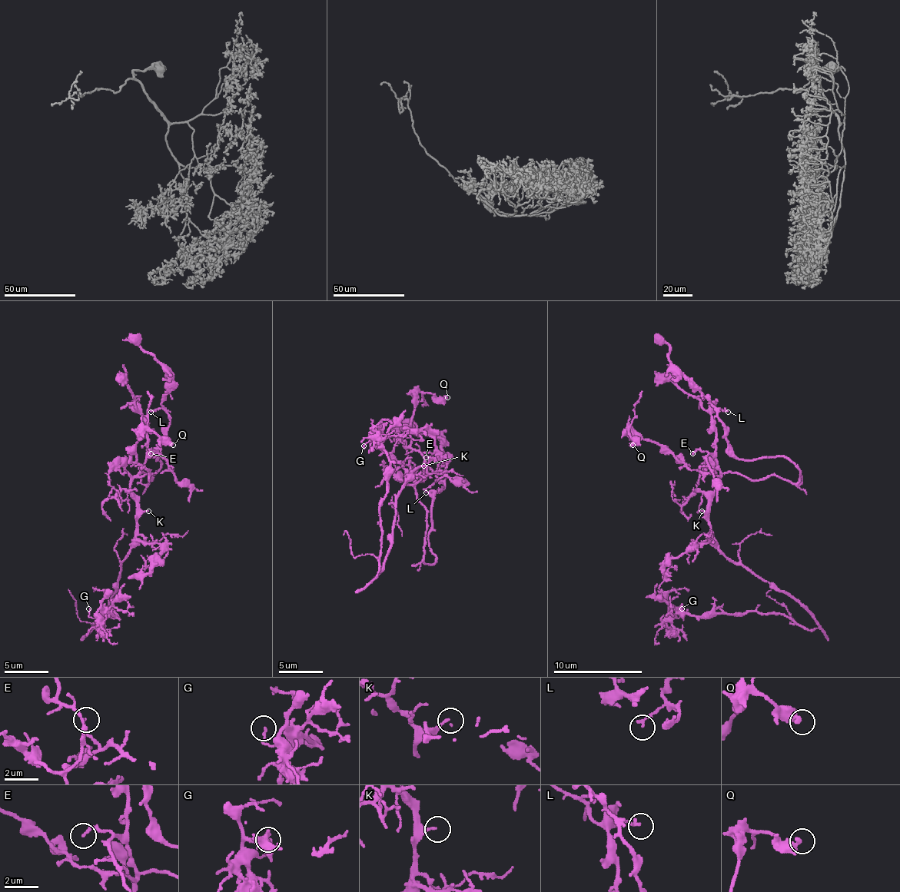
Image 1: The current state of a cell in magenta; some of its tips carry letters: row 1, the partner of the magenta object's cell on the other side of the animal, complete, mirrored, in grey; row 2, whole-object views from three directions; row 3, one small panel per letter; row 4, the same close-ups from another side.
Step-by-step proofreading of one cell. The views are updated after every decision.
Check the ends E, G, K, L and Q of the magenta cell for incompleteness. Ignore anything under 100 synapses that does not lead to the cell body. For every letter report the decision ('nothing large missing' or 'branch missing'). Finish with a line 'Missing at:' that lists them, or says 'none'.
E: nothing large missing
G: nothing large missing
K: nothing large missing
L: nothing large missing
Q: nothing large missing
Missing at: none

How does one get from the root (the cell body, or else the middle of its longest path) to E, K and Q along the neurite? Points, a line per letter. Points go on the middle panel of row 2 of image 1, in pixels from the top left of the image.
E: (410, 472), (406, 479), (408, 483), (421, 481), (430, 472), (430, 468), (423, 461), (426, 457)
K: (410, 472), (414, 472), (423, 465)
Q: (410, 472), (408, 483), (414, 483), (423, 472), (423, 457), (410, 446), (414, 399), (421, 392), (447, 397)

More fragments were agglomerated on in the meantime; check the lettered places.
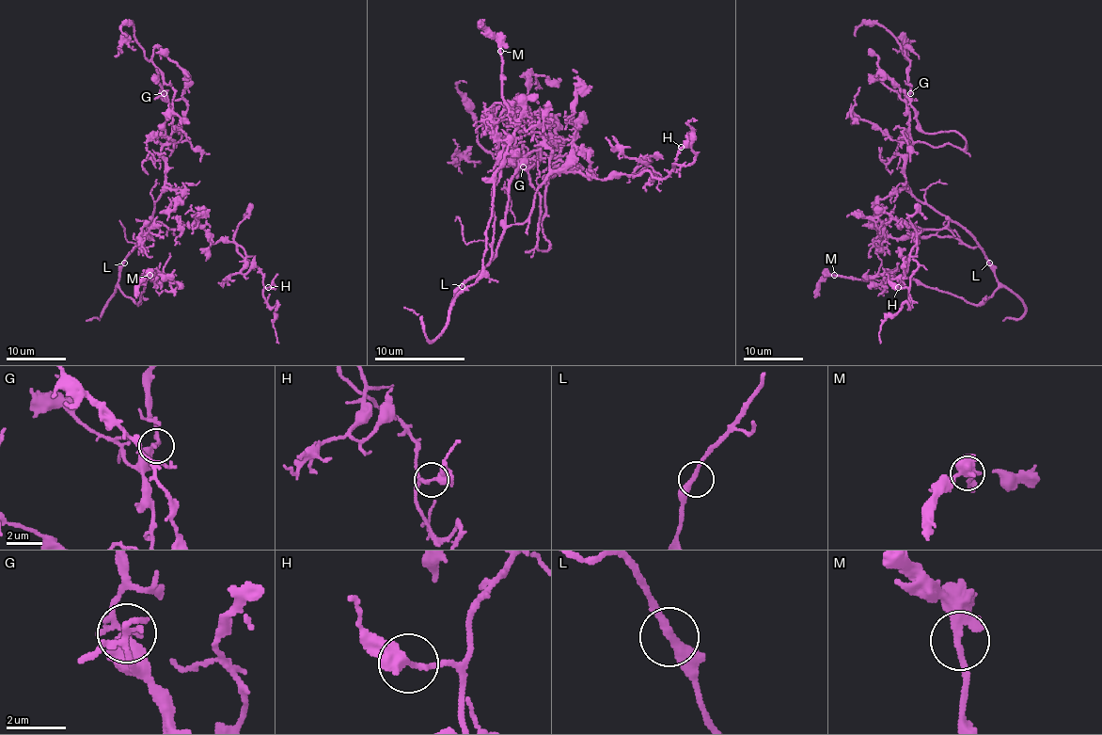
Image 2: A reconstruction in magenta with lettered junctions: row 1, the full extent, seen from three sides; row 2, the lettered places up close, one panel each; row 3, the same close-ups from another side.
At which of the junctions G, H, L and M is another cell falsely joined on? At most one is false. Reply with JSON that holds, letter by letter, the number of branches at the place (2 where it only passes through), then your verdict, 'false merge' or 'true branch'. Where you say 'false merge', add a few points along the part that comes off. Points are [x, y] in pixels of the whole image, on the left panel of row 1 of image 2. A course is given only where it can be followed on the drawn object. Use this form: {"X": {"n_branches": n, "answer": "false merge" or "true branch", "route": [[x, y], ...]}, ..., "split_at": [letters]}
{"G": {"n_branches": 2, "answer": "true branch"}, "H": {"n_branches": 2, "answer": "true branch"}, "L": {"n_branches": 2, "answer": "true branch"}, "M": {"n_branches": 2, "answer": "true branch"}, "split_at": []}

